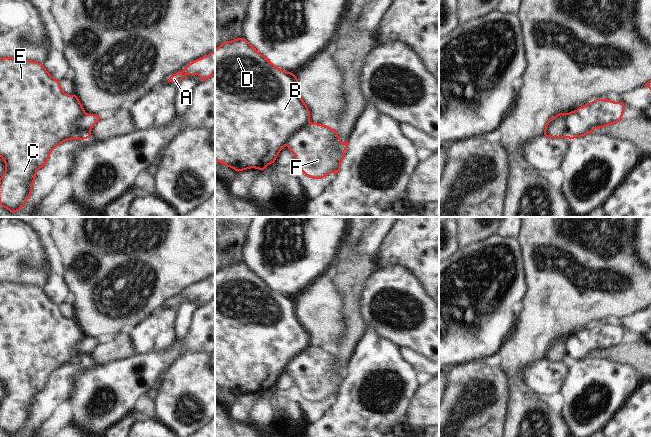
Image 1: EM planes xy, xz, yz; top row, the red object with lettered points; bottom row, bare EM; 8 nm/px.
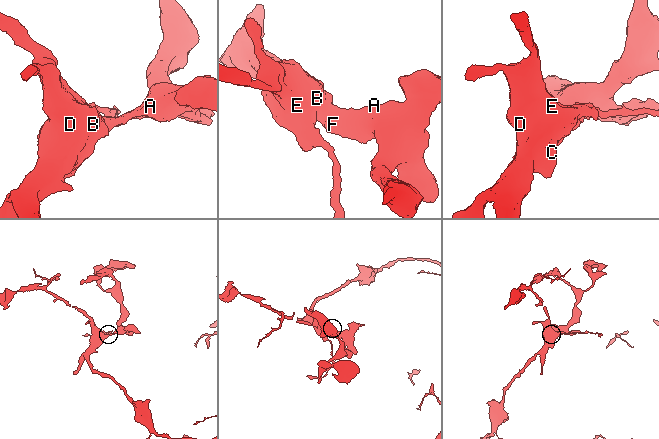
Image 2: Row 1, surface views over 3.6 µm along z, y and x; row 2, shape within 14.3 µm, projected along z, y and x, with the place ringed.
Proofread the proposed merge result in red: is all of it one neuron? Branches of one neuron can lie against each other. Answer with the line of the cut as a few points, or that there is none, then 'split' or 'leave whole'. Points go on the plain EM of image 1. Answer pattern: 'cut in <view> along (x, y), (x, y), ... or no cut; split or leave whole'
cut in xz along (310, 346), (295, 357), (285, 369); split

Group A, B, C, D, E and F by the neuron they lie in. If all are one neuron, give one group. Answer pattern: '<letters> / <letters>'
A F / B C D E

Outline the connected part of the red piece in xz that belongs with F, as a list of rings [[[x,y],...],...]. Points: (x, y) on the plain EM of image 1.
[[[310,346],[293,359],[286,370],[294,378],[303,398],[322,403],[338,397],[348,366],[343,367],[331,351]]]

